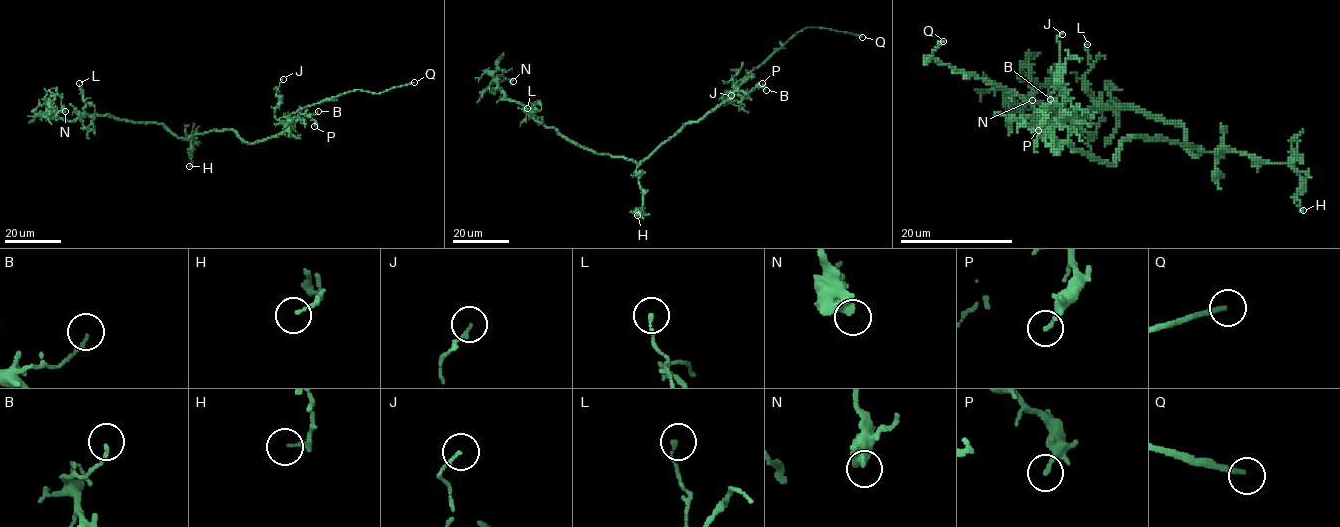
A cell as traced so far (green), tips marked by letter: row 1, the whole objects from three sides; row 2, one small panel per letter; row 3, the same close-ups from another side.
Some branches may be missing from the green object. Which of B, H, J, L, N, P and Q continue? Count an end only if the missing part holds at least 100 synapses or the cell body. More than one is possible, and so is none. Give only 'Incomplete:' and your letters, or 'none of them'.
Incomplete: Q

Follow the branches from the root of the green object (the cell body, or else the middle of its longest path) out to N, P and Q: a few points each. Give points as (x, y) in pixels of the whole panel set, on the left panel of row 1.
N: (219, 130), (183, 138), (162, 124), (108, 115), (63, 120), (48, 110), (47, 102), (59, 95), (65, 111)
P: (219, 130), (233, 130), (243, 140), (257, 142), (283, 132), (285, 121), (299, 115), (310, 116), (314, 126)
Q: (219, 130), (257, 142), (283, 132), (288, 117), (309, 105), (414, 82)

